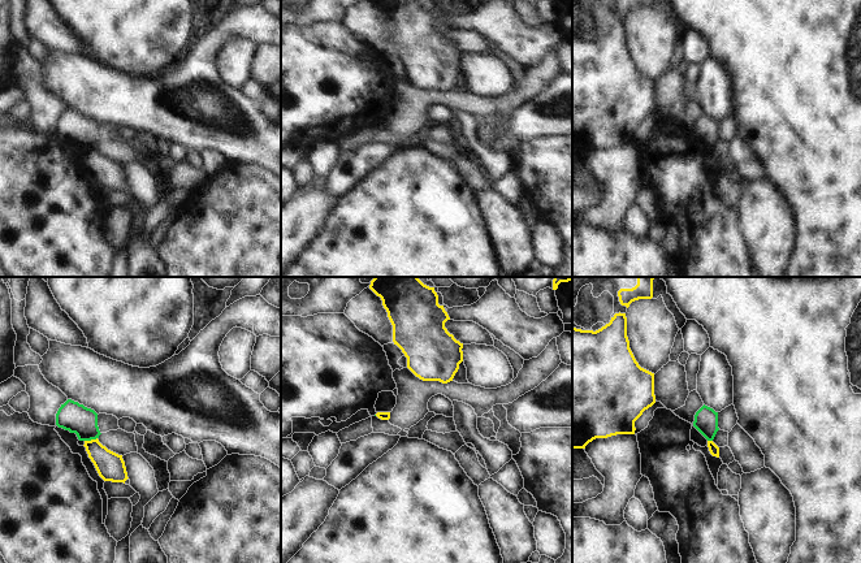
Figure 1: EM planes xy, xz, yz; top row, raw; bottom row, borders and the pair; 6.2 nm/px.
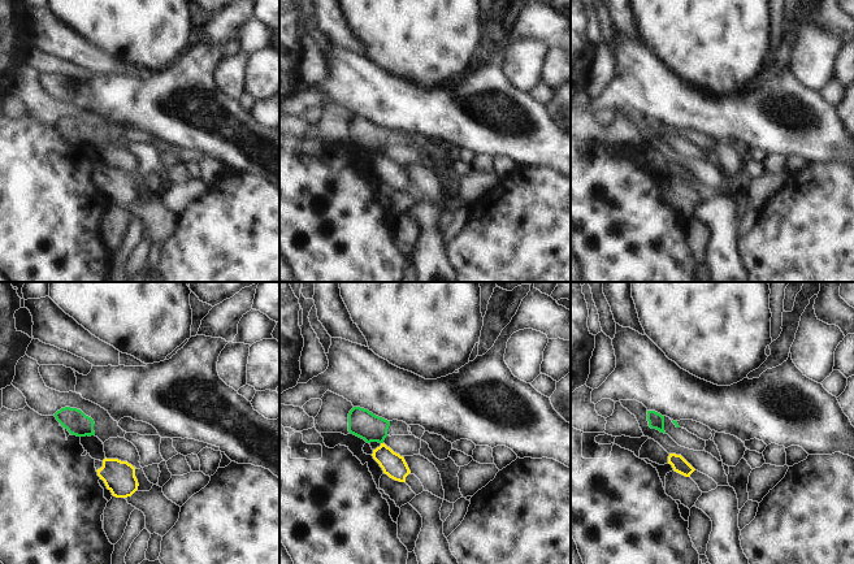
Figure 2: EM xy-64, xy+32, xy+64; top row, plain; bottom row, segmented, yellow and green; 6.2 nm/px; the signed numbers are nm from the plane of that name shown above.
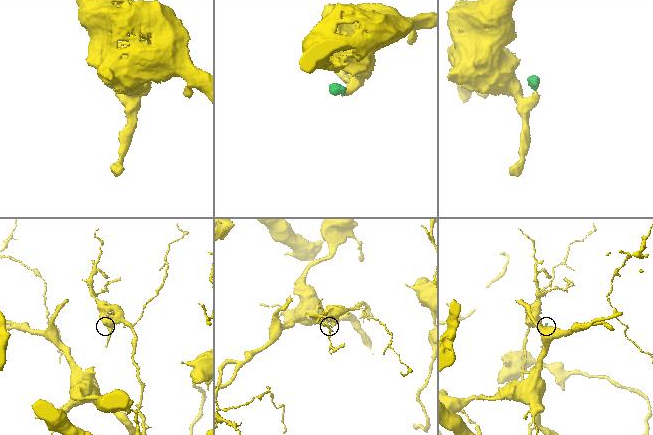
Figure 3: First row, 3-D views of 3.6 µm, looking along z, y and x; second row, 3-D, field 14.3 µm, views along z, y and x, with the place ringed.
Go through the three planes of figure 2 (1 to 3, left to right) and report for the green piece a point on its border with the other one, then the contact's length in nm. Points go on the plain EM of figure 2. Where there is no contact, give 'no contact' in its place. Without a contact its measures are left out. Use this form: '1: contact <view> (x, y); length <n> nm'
1: no contact
2: no contact
3: no contact

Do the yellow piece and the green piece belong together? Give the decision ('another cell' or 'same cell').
another cell

